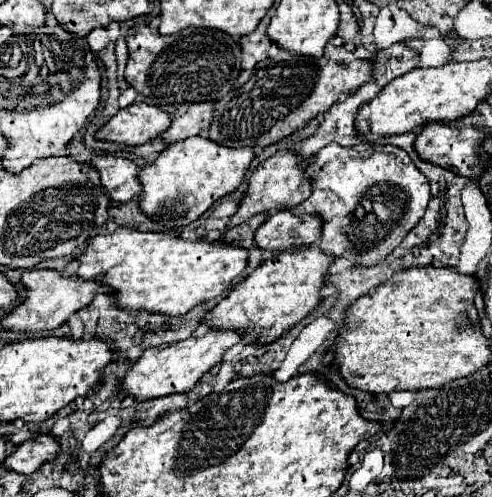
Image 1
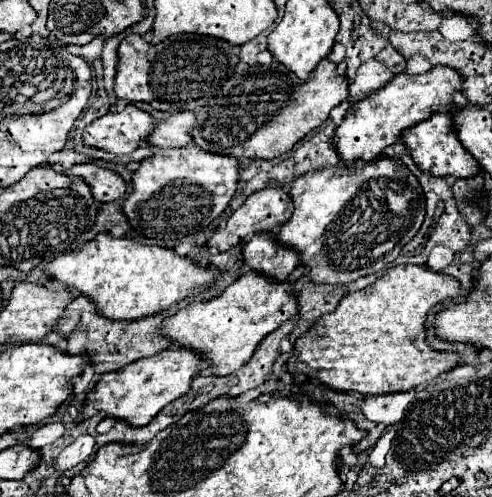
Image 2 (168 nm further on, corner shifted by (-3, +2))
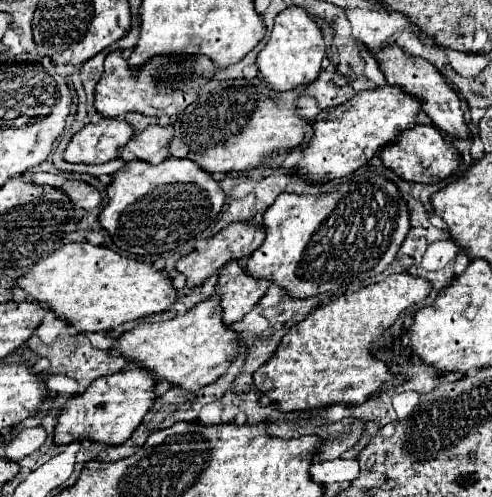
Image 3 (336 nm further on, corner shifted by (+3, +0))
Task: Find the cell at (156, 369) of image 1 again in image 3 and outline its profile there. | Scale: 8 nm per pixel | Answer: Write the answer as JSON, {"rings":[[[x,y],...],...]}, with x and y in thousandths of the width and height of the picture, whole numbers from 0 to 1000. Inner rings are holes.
{"rings":[[[266,734],[242,751],[193,763],[169,791],[140,803],[124,823],[112,859],[112,891],[144,891],[173,879],[222,895],[254,891],[319,807],[315,775],[319,763],[311,759],[311,751],[283,734]]]}

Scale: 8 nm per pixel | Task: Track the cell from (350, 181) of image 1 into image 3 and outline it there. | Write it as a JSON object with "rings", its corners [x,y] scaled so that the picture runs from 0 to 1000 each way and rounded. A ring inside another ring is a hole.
{"rings":[[[726,352],[652,392],[604,392],[575,384],[535,429],[530,449],[539,453],[543,477],[535,493],[514,505],[498,541],[514,557],[539,557],[575,577],[587,598],[600,602],[640,598],[669,586],[705,586],[713,569],[742,569],[746,561],[770,553],[803,521],[835,461],[827,404],[815,396],[815,384],[803,368],[774,352]]]}

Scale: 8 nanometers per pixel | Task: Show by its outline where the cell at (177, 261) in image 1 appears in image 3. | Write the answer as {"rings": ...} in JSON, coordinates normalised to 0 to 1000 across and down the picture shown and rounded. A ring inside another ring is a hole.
{"rings":[[[177,485],[136,489],[96,521],[83,521],[35,565],[35,577],[51,581],[67,602],[91,610],[116,634],[132,638],[140,650],[148,650],[148,658],[157,658],[161,670],[222,666],[258,646],[274,646],[311,630],[339,626],[360,602],[360,581],[352,577],[352,565],[331,545],[315,541],[303,529],[250,517],[209,493],[185,493]]]}

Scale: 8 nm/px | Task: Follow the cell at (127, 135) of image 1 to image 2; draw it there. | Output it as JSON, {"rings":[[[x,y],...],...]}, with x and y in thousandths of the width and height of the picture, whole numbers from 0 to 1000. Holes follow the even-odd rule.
{"rings":[[[258,211],[246,227],[217,227],[181,247],[169,264],[169,288],[234,312],[262,312],[307,264],[311,235],[274,211]]]}

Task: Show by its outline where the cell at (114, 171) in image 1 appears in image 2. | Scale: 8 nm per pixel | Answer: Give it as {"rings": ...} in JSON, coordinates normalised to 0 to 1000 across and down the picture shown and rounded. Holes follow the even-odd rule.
{"rings":[[[189,328],[148,332],[144,340],[132,344],[132,352],[136,356],[165,356],[169,364],[177,364],[193,404],[201,404],[201,408],[250,400],[258,388],[258,368],[238,348],[217,344],[209,336],[197,336]]]}

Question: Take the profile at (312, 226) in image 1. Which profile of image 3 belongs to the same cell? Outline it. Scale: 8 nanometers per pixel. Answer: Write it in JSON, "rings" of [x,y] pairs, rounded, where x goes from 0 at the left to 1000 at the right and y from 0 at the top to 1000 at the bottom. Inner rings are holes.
{"rings":[[[465,525],[445,545],[441,573],[449,577],[441,586],[441,598],[449,598],[457,650],[482,650],[526,610],[526,602],[555,569],[547,561],[522,561],[506,553],[490,525]]]}

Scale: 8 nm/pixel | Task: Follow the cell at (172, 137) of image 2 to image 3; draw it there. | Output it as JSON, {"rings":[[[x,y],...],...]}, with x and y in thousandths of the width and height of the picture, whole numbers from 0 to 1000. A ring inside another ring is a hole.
{"rings":[[[303,252],[287,268],[274,268],[270,280],[246,300],[246,312],[258,320],[287,320],[311,332],[343,316],[343,288],[352,280],[348,252]]]}

